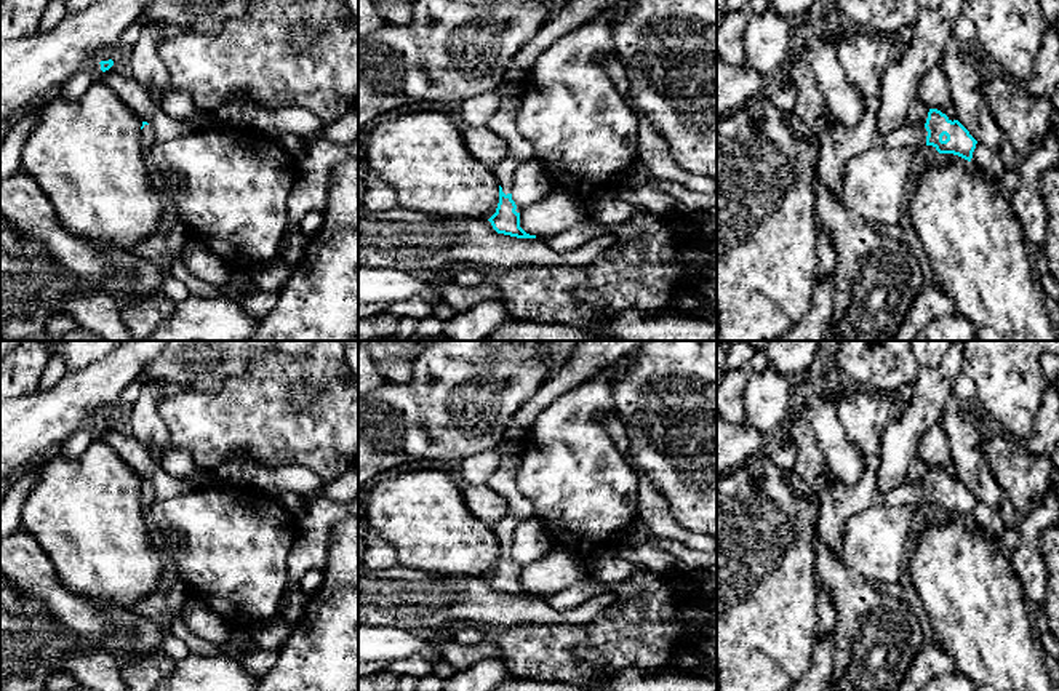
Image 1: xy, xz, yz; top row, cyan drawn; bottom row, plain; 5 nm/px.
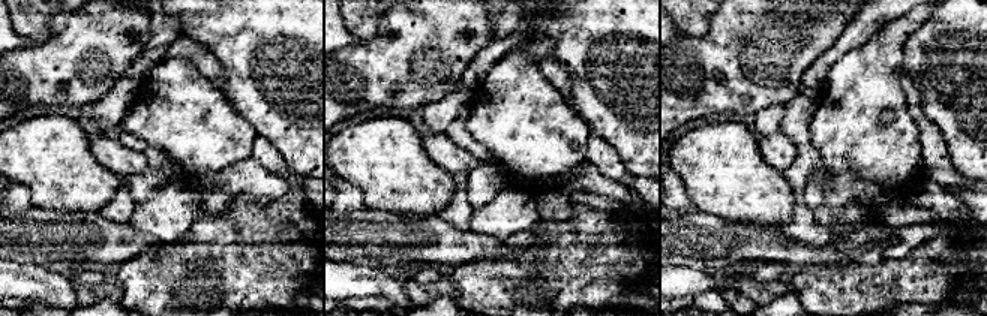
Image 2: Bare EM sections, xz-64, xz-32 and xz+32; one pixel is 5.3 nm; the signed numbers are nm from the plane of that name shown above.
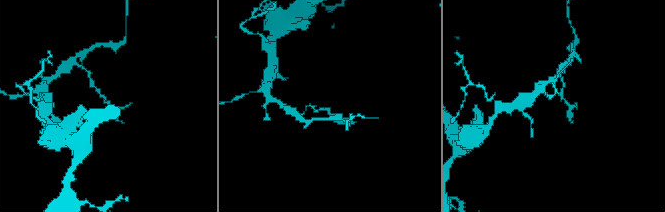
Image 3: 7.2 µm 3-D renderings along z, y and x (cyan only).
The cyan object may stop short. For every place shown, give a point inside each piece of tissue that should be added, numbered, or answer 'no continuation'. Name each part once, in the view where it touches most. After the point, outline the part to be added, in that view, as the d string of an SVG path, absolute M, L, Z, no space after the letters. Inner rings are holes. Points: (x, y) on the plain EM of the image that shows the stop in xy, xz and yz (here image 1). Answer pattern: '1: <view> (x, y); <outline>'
1: yz (835, 503); M865 470L856 485L833 480L829 486L814 493L817 534L837 557L843 557L843 528L849 517L875 504L923 507L926 494L925 485L907 483L891 491L881 491L873 470Z

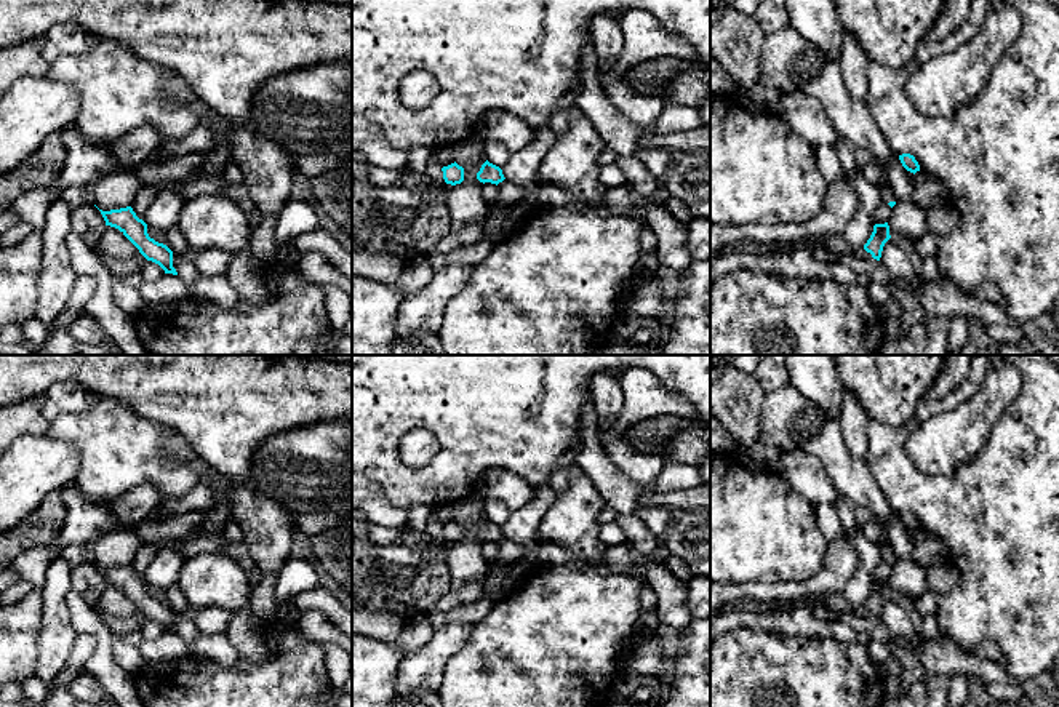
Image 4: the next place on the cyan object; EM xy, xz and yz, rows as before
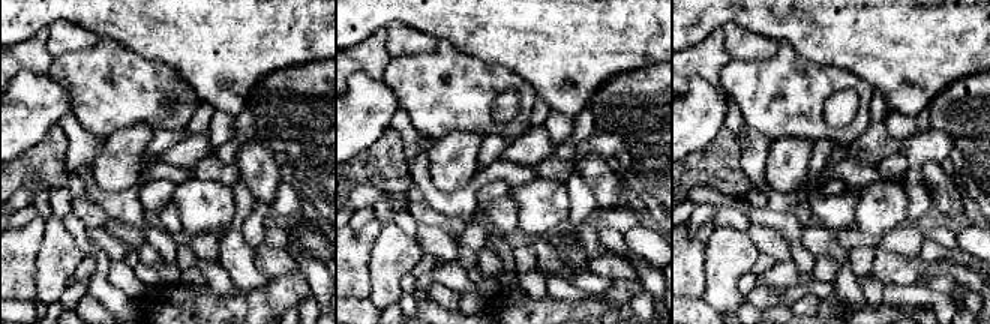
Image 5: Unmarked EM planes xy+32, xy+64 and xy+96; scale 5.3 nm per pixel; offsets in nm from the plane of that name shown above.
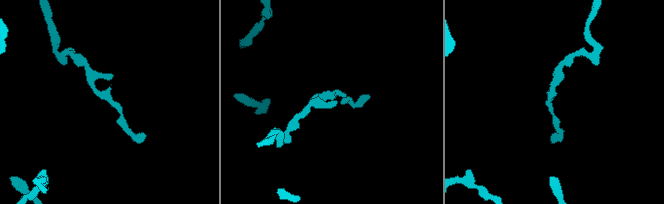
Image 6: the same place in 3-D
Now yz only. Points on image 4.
1: yz (887, 552); M880 542L880 553L883 561L896 560L896 555L888 542Z

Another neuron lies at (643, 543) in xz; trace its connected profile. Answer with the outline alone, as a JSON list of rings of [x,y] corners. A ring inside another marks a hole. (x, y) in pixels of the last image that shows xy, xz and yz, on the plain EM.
[[[617,515],[616,523],[625,534],[625,542],[633,549],[640,563],[656,561],[654,553],[661,545],[659,536],[654,536],[646,525],[633,515]]]

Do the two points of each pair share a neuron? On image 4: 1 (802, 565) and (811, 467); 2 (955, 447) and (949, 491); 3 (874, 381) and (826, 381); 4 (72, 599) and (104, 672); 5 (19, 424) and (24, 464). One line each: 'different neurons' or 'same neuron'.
1: different neurons
2: different neurons
3: different neurons
4: same neuron
5: different neurons

